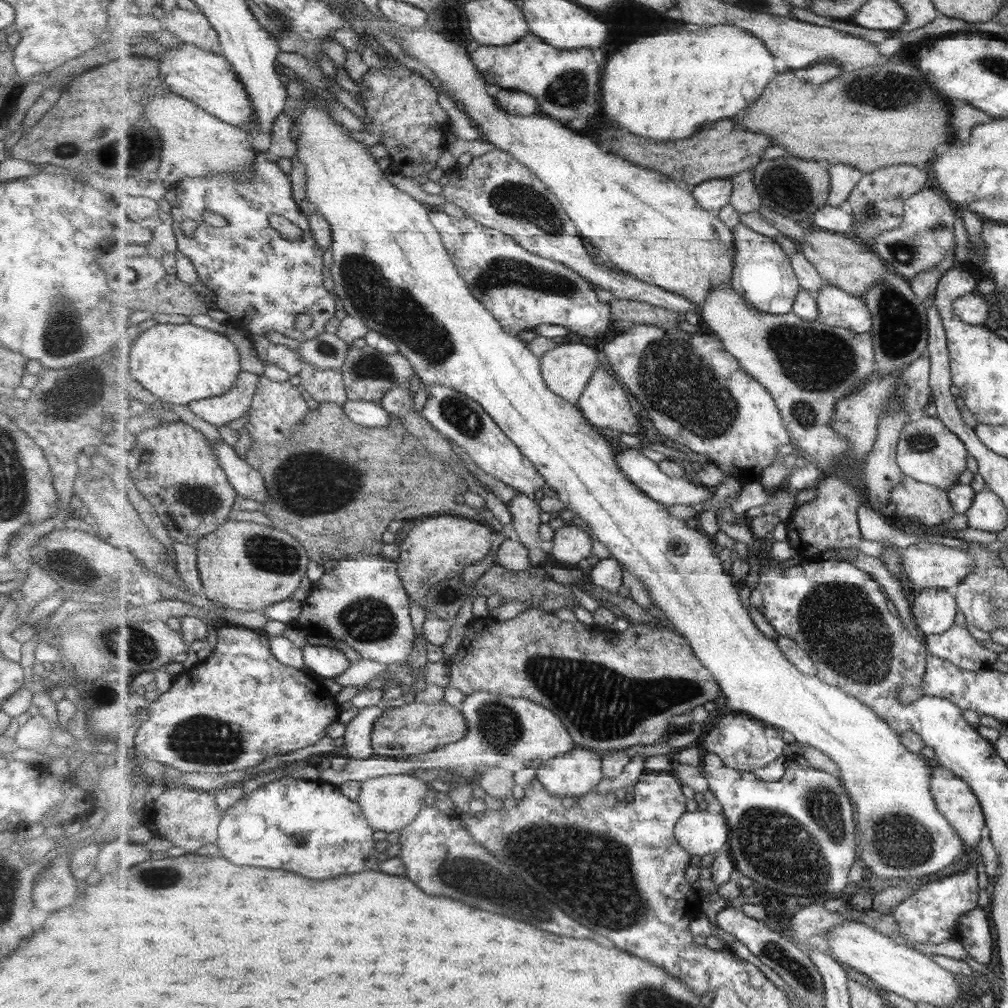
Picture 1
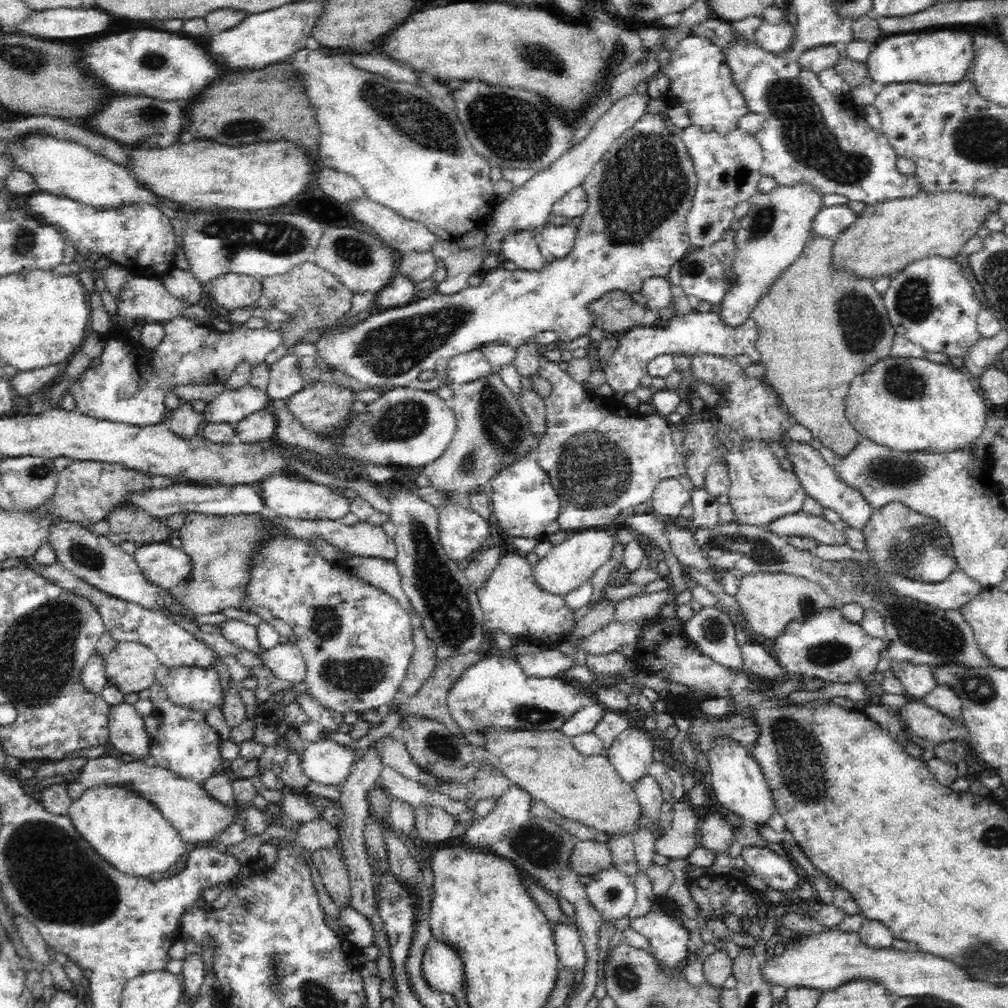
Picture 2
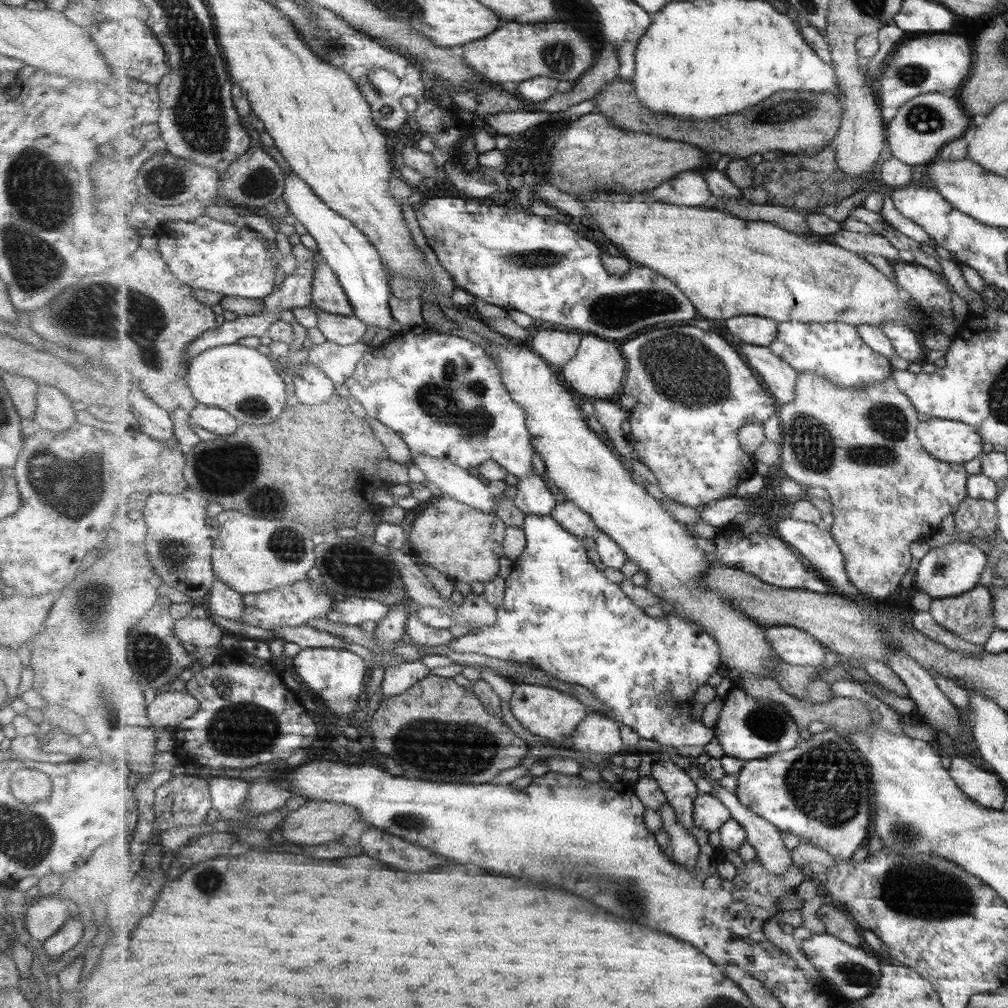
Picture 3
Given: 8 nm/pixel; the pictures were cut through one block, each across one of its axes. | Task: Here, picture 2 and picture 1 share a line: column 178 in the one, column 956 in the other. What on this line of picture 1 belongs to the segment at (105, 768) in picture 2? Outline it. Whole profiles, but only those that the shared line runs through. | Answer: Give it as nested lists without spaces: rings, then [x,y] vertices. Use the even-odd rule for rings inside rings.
[[[934,764],[933,778],[931,779],[932,794],[935,796],[935,803],[939,811],[955,831],[959,832],[959,837],[967,843],[968,846],[977,846],[983,840],[987,832],[986,816],[983,813],[982,803],[979,803],[978,795],[963,780],[959,778],[952,770]]]

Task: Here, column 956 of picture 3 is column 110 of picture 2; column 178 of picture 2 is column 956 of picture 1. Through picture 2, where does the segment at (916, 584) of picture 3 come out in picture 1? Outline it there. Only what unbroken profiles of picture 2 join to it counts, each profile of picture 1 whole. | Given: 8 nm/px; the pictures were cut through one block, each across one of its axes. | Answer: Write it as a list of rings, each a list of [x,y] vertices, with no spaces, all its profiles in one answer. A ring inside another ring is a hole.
[[[923,588],[913,600],[911,611],[918,629],[926,635],[941,634],[955,626],[959,606],[956,597],[943,588]]]

